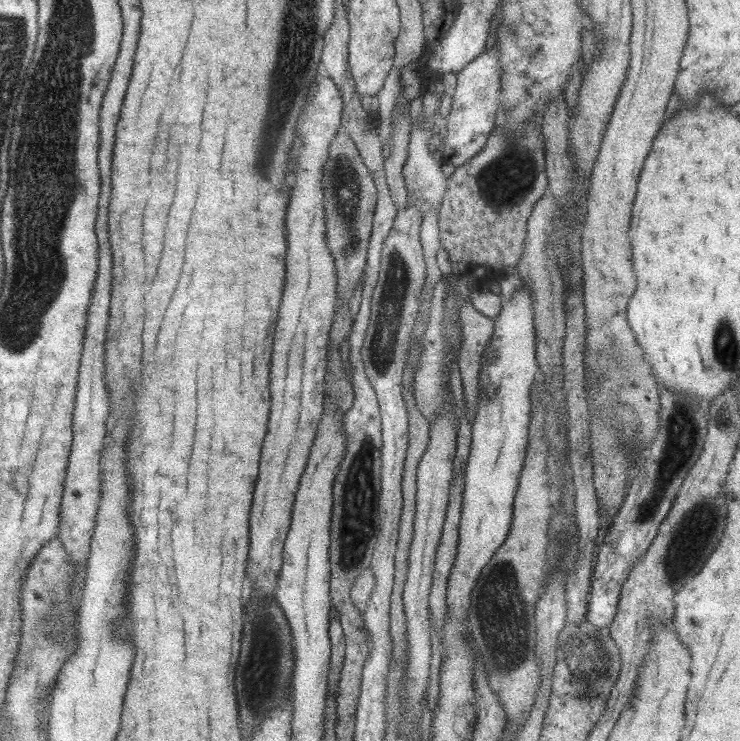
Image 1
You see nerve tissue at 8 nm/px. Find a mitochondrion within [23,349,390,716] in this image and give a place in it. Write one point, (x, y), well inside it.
(260, 676)

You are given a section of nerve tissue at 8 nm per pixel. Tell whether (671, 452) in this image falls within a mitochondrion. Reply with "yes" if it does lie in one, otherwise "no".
yes

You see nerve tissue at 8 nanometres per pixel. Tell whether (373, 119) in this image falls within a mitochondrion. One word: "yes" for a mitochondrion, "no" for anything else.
no

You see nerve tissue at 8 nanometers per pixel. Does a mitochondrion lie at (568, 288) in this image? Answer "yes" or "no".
no

